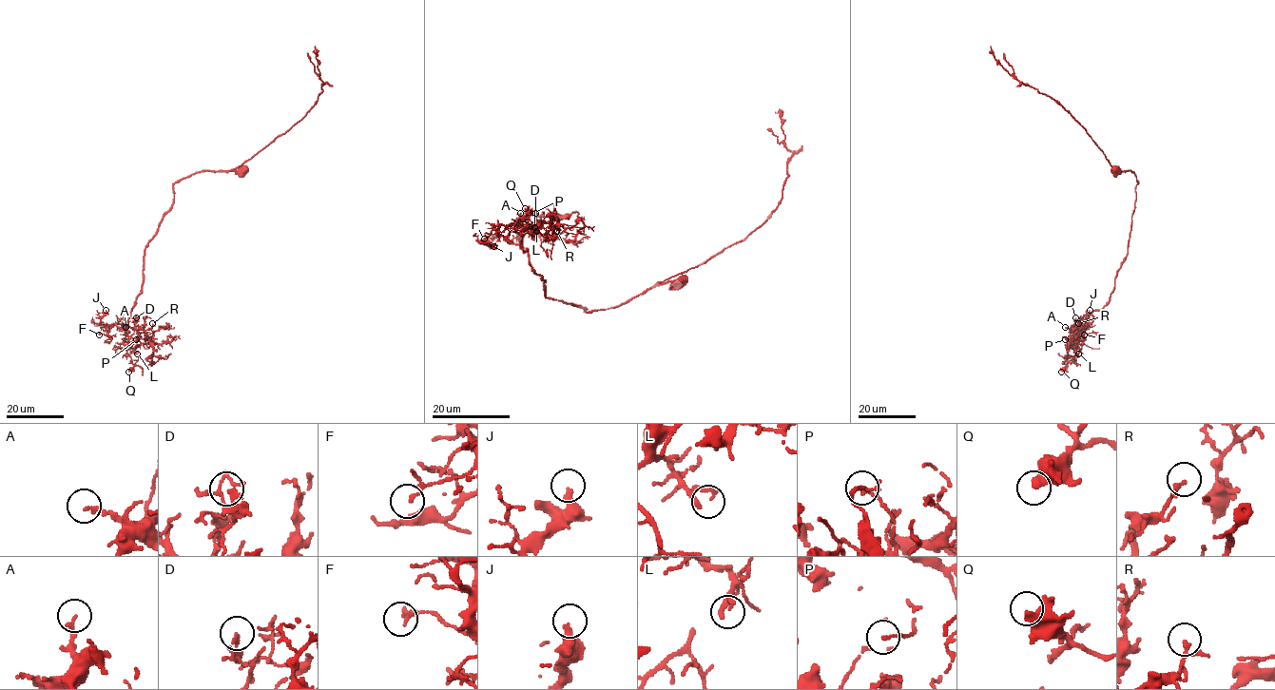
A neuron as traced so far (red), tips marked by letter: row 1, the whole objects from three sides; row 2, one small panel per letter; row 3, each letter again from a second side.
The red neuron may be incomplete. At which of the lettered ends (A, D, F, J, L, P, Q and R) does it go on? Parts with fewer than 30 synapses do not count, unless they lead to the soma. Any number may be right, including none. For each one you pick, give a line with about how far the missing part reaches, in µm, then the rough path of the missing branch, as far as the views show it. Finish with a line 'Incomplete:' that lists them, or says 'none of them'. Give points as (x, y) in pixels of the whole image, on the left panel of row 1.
L: missing 8 µm; course (137, 354), (135, 363), (128, 367)
Incomplete: L

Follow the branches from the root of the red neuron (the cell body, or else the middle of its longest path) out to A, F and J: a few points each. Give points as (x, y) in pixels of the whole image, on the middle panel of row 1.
A: (680, 280), (658, 282), (618, 306), (588, 312), (547, 298), (544, 280), (514, 231), (520, 213)
F: (680, 280), (658, 282), (618, 306), (586, 312), (579, 305), (547, 298), (527, 249), (496, 231), (484, 239)
J: (680, 280), (586, 312), (547, 298), (527, 249), (501, 235), (486, 242), (493, 246)

